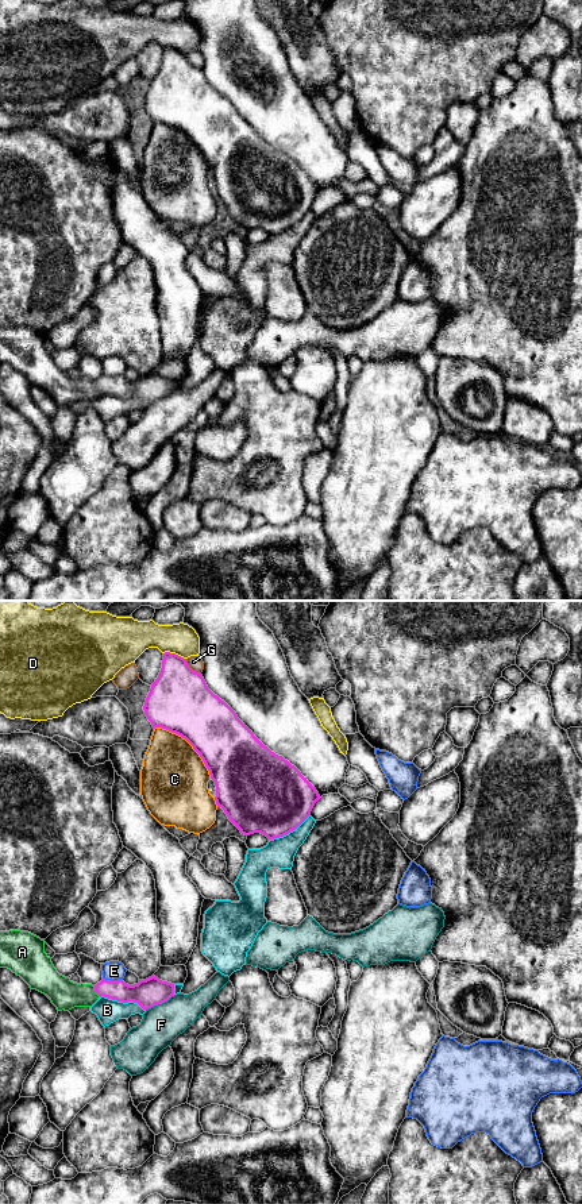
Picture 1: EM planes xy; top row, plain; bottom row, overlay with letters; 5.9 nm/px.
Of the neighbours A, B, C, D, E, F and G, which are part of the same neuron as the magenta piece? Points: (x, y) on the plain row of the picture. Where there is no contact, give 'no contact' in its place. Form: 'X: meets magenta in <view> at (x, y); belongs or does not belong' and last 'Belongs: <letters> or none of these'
A: meets magenta in xy at (95, 385); belongs
B: meets magenta in xy at (123, 397); does not belong
C: meets magenta in xy at (189, 138); does not belong
D: meets magenta in xy at (174, 49); does not belong
E: meets magenta in xy at (111, 375); does not belong
F: meets magenta in xy at (160, 398); does not belong
G: meets magenta in xy at (191, 64); does not belong
Belongs: A

